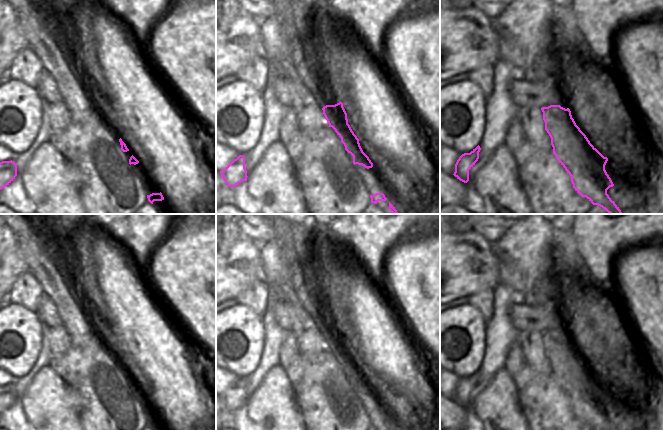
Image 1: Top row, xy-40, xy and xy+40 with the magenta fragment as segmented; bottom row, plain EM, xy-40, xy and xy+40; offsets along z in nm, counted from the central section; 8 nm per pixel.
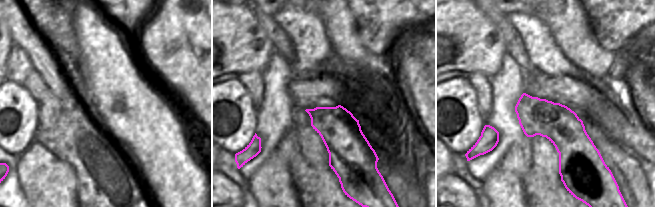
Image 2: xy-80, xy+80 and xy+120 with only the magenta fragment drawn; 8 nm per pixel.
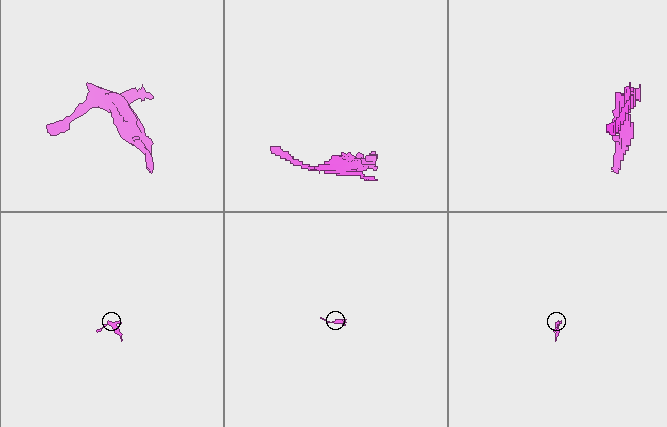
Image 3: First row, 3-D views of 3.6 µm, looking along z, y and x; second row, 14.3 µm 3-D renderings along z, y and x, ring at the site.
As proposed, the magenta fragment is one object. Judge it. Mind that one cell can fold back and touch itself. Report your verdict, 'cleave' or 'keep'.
cleave

